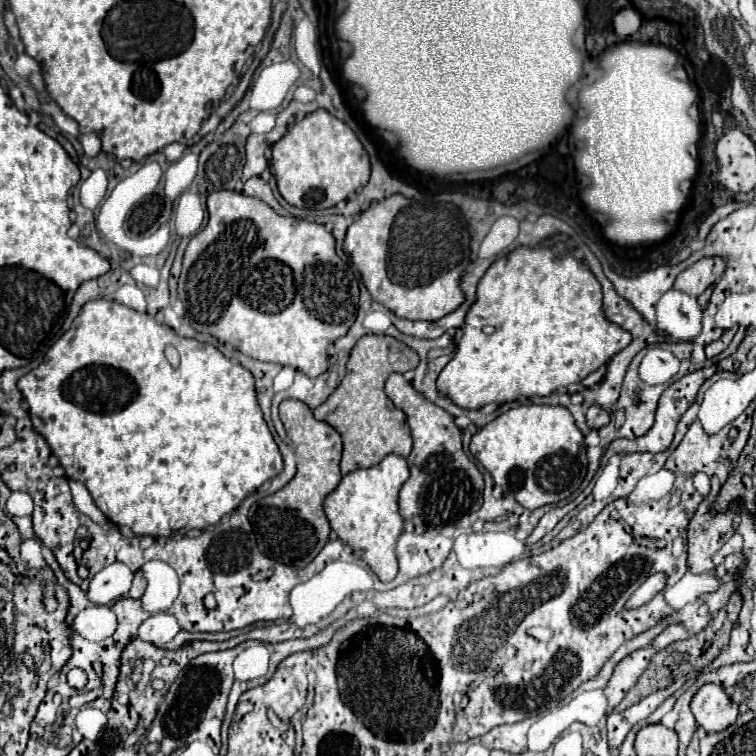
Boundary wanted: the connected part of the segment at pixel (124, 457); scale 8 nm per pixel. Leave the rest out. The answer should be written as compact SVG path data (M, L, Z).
M90 300L82 306L80 314L74 318L68 332L64 332L46 352L42 364L18 380L18 390L22 392L24 400L28 402L28 414L32 420L34 430L44 436L52 454L60 460L60 466L66 472L66 478L82 482L90 496L94 498L96 506L102 514L116 526L126 526L136 536L172 536L180 530L204 530L216 524L222 516L236 510L242 500L258 490L264 482L272 480L282 472L282 456L280 450L262 418L262 410L258 408L256 392L254 392L254 378L246 368L228 360L218 348L212 344L202 344L192 338L178 336L172 328L158 324L146 312L136 312L128 306L122 306L112 300Z

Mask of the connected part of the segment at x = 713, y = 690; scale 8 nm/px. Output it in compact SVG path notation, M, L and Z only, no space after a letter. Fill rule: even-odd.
M704 684L692 698L692 714L706 732L722 732L738 718L738 704L716 684Z

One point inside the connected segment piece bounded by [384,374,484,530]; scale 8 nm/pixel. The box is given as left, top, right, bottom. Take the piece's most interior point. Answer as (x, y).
(444, 485)

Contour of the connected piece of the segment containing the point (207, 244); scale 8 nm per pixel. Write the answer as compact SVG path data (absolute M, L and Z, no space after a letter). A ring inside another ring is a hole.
M218 190L212 192L208 196L208 224L202 232L198 232L186 252L184 252L184 264L182 264L182 274L178 280L178 296L182 298L182 302L186 304L186 320L188 324L202 332L202 334L210 334L214 338L218 338L224 344L232 344L238 352L248 354L256 360L264 360L264 362L274 362L274 364L282 364L282 366L292 366L300 372L304 372L310 378L320 376L322 372L326 372L326 360L328 360L328 344L332 344L334 340L338 340L340 336L344 336L348 332L348 328L354 324L356 320L356 312L358 306L358 282L354 278L352 268L338 258L336 248L334 248L334 236L316 222L306 222L306 220L298 220L294 216L280 216L276 214L266 202L246 196L242 192L230 192L230 190Z

